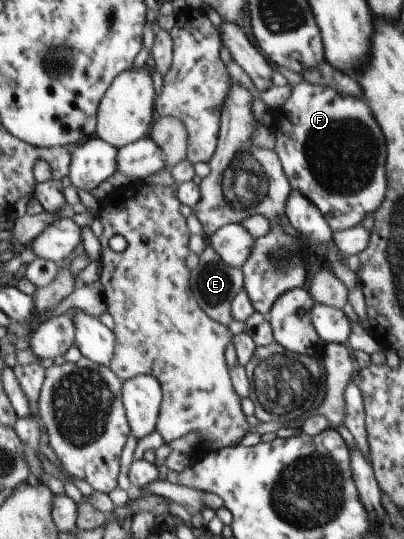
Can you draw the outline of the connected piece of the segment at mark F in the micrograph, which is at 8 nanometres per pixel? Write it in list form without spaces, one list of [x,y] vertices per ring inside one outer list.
[[[308,82],[292,85],[292,95],[274,114],[278,127],[272,127],[277,137],[275,147],[282,167],[290,181],[290,187],[306,195],[324,215],[332,232],[350,229],[361,224],[366,215],[374,213],[382,205],[386,193],[386,143],[380,127],[376,127],[368,105],[356,97],[342,95],[330,87]]]

